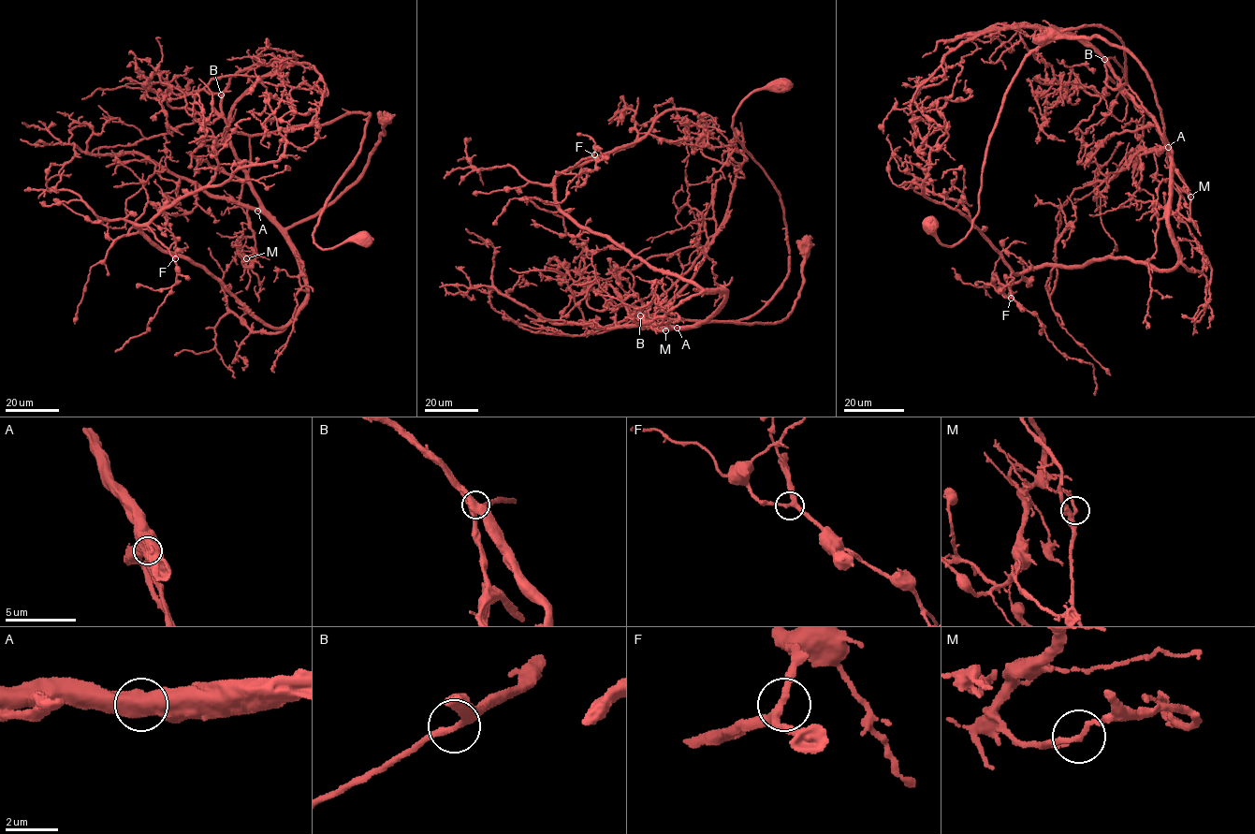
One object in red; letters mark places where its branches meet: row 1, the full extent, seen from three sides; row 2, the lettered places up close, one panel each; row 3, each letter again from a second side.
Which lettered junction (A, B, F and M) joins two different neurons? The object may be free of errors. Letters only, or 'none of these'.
M

